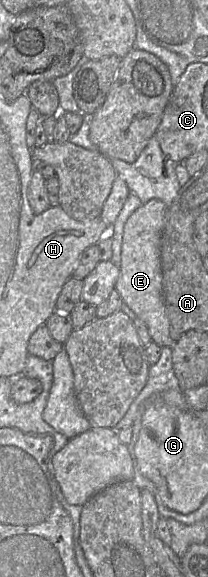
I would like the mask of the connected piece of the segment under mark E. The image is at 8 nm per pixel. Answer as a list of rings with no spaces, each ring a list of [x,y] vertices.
[[[151,199],[140,206],[124,227],[120,274],[115,289],[130,309],[144,321],[153,342],[161,347],[173,347],[170,321],[163,298],[162,267],[160,259],[161,238],[168,206],[160,199]]]

